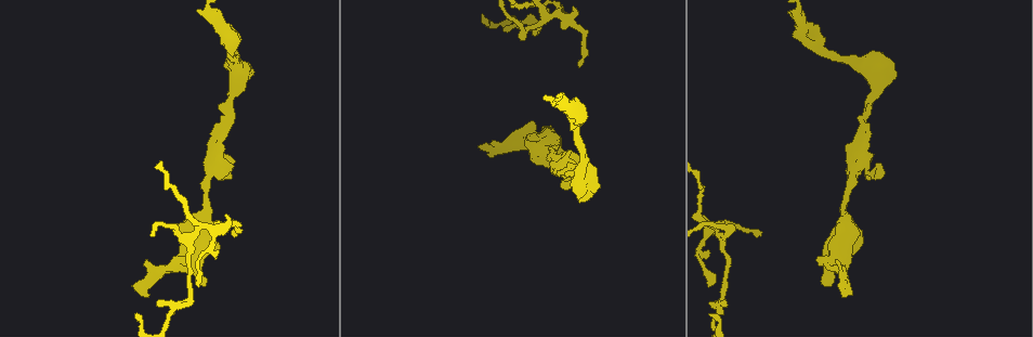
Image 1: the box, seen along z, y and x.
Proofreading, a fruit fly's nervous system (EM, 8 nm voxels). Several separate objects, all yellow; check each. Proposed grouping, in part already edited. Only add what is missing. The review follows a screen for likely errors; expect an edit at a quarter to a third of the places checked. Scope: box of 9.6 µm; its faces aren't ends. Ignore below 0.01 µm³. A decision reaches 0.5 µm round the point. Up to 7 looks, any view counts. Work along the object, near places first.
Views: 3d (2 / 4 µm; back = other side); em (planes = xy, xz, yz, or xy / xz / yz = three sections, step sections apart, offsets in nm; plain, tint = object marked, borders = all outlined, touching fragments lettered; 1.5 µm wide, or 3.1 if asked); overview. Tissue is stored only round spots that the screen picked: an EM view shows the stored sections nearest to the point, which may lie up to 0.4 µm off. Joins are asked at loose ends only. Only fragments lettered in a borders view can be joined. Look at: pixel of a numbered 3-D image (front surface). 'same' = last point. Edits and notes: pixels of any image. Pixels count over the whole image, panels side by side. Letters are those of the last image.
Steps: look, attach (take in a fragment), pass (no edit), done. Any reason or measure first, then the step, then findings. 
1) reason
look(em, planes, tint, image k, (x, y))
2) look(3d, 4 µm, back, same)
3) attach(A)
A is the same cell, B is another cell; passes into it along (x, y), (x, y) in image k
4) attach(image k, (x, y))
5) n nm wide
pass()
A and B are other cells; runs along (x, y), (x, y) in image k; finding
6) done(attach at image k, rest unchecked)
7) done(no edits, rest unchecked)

free end
look(3d, 4 µm, image 1, (482, 14))

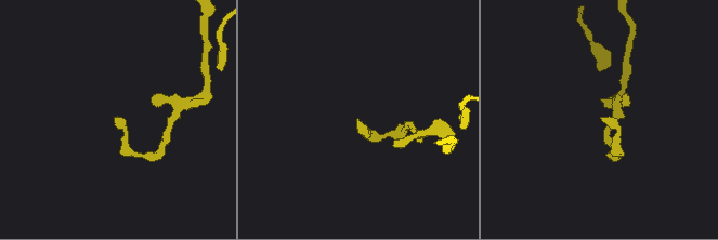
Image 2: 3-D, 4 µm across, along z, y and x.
look(em, planes, tint, image 2, (115, 118))

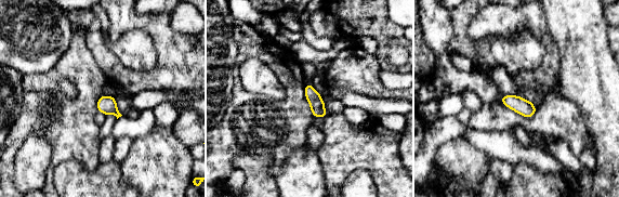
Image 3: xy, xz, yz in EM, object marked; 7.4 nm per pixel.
what lies round it
look(em, planes, borders, same)

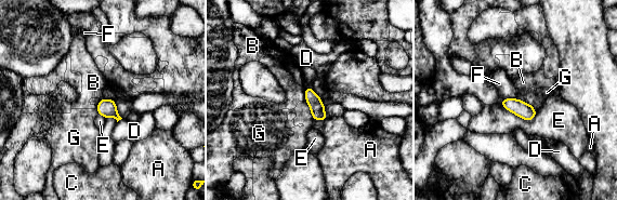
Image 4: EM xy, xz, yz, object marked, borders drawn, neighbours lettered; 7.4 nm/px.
pass()
A, B, C, D, E, F and G are other cells; border along (305, 101), (313, 119) in image 4; no lettered fragment goes on from it

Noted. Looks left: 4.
an open end
look(em, planes, borders, image 1, (227, 216))

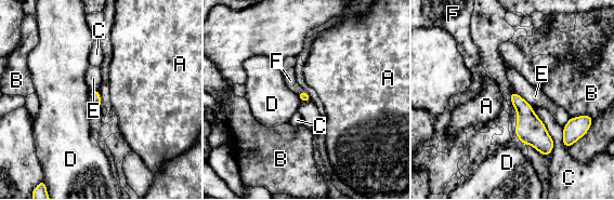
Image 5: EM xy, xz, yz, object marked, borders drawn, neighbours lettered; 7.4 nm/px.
C touches over 380 nm
attach(F)
F is the same cell, A, B, C, D and E are other cells; it goes on there

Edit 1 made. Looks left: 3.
see it whole again
look(overview)

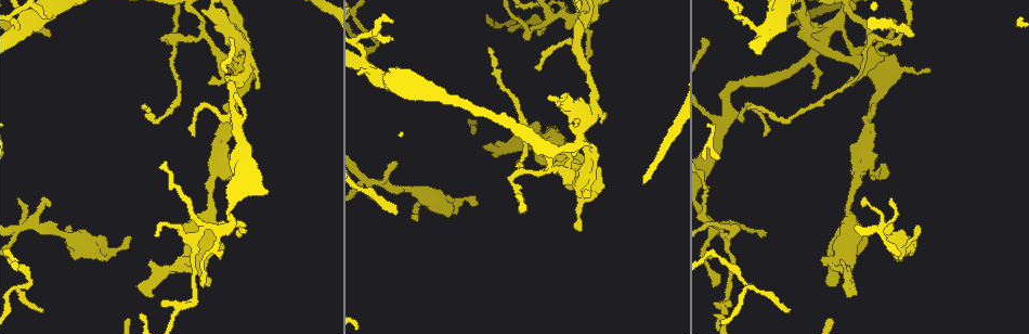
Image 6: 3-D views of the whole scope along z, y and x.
an open end
look(em, xy, step 4, borders, image 6, (563, 136))

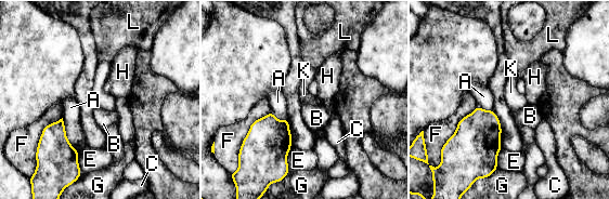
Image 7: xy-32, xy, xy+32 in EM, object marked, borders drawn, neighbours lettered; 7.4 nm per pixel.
cut it another way
look(em, planes, borders, same)

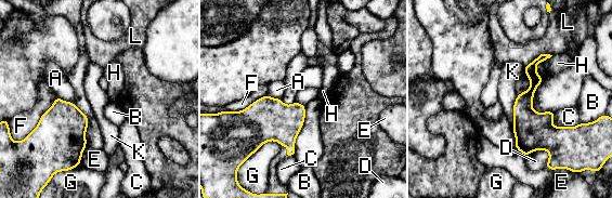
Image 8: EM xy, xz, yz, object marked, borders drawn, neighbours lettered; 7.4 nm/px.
pass()
A, B, C, D, E, F, G, H, K and L are other cells; border along (517, 95), (513, 102), (511, 127) in image 8; no lettered fragment goes on from it

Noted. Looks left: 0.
done(attach at image 5, rest unchecked)

